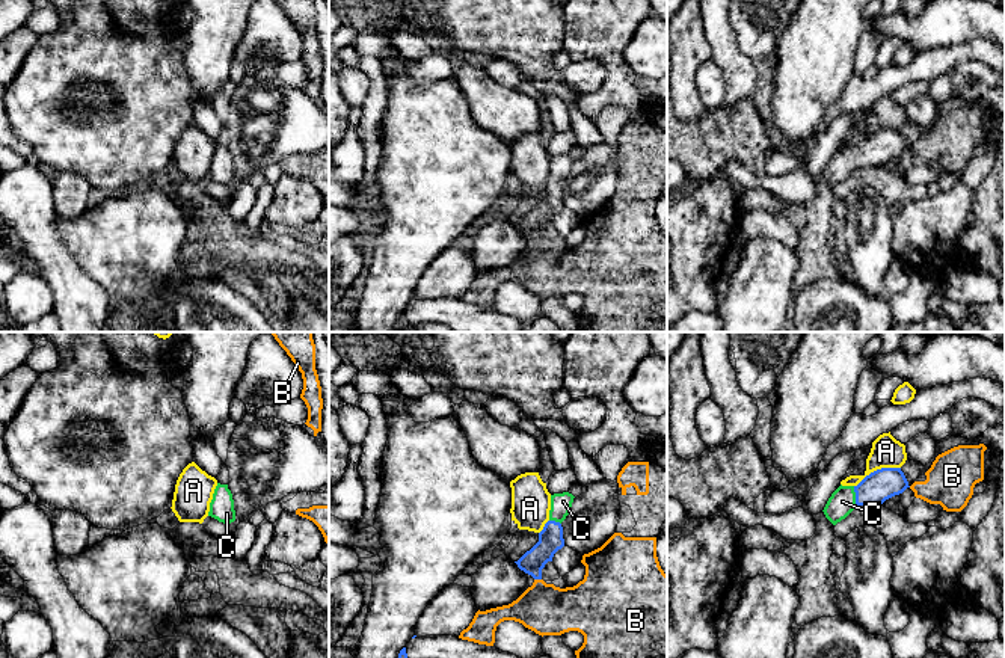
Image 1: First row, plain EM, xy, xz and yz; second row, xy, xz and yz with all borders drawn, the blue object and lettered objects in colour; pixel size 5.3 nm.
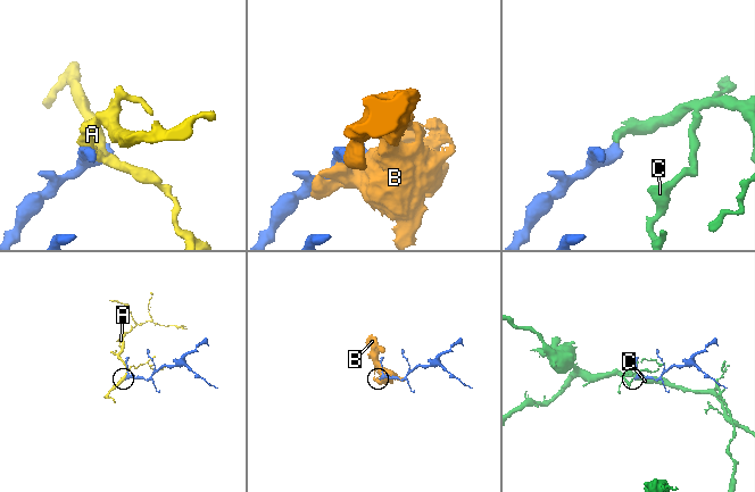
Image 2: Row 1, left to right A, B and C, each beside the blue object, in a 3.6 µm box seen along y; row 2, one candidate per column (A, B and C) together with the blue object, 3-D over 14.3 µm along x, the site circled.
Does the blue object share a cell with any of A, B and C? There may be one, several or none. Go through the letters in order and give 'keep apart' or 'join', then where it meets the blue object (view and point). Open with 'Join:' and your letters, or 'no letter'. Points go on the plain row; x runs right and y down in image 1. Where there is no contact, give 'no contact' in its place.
Join: C
A: keep apart; contact yz (877, 132)
B: keep apart; contact xz (537, 240)
C: join; contact yz (856, 157)

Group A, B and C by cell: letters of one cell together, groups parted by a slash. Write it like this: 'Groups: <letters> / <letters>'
Groups: A / B / C

